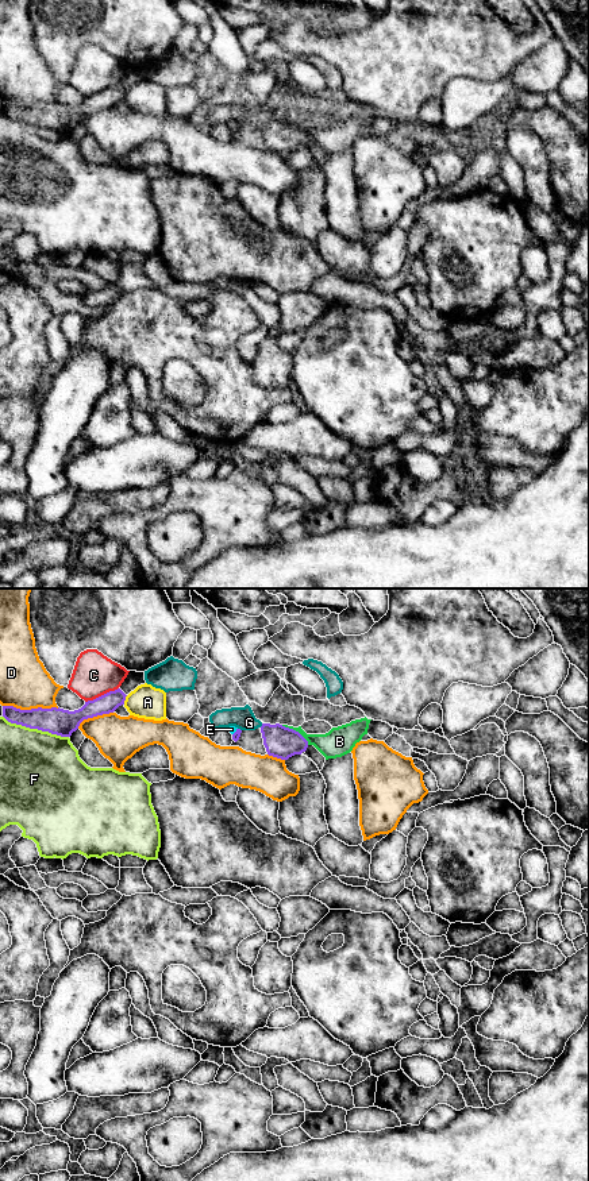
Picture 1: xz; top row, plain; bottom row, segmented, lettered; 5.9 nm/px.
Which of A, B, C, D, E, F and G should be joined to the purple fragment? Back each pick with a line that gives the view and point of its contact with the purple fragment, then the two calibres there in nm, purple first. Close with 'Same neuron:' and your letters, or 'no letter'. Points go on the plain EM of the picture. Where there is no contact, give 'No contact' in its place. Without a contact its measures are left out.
E: Touches purple at xz (235, 127). Thickness 50 nm (purple) against 50 nm
Same neuron: E

